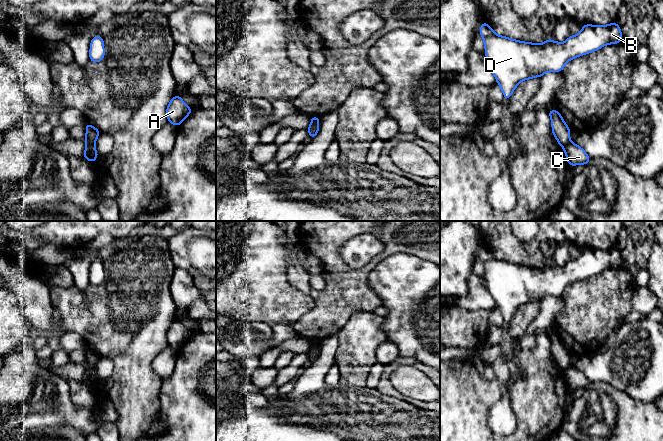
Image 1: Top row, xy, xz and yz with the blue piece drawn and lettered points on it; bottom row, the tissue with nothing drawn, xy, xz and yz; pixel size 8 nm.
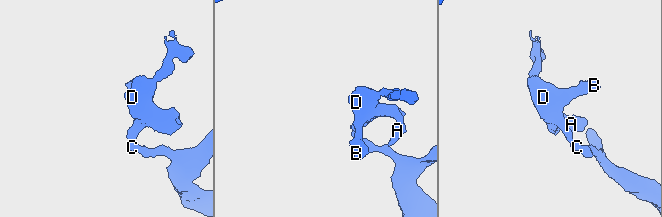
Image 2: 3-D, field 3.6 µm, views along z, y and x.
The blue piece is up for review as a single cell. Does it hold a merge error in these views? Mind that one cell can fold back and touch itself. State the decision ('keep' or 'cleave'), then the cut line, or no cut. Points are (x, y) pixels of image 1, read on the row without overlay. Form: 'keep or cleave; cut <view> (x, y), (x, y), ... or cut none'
cleave; cut xy (86, 367), (93, 368)

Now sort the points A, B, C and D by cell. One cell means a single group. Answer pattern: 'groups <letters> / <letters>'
groups A B D / C

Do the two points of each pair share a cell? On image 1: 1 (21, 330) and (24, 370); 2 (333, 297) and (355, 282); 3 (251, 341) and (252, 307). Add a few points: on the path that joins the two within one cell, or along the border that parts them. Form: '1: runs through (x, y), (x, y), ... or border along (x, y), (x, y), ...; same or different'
1: border along (29, 339), (10, 353); different
2: runs through (338, 297), (350, 285); same
3: border along (239, 317), (245, 320), (263, 321), (271, 327); different

